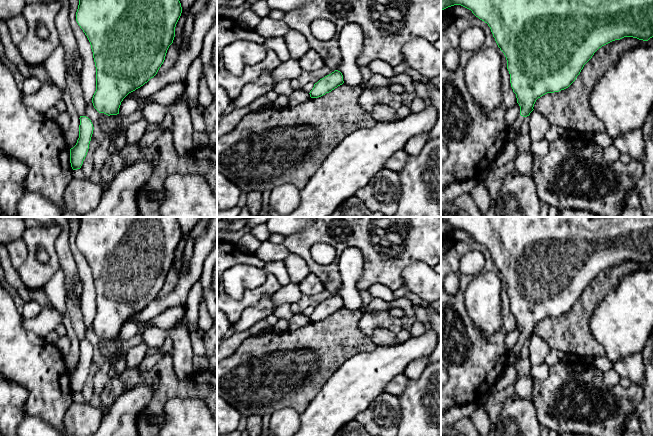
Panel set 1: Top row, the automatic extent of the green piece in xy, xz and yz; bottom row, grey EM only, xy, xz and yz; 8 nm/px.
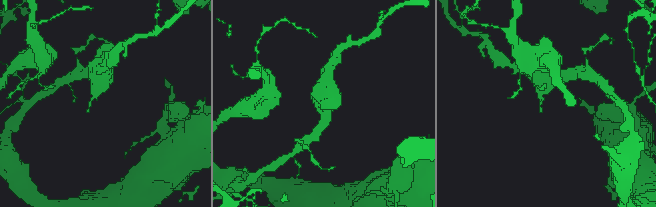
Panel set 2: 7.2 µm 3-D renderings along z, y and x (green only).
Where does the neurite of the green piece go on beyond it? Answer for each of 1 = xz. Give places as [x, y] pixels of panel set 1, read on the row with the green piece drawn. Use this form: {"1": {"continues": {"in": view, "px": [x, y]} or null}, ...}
{"1": {"continues": null}}

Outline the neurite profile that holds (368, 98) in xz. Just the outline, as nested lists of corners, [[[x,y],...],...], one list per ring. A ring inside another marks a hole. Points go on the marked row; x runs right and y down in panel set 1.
[[[388,86],[365,90],[359,97],[360,106],[370,113],[373,106],[378,103],[387,104],[394,109],[399,108],[403,104],[401,94],[391,92]]]

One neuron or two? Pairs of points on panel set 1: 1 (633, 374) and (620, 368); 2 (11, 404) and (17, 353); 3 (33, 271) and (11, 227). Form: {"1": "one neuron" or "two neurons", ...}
{"1": "one neuron", "2": "two neurons", "3": "two neurons"}

